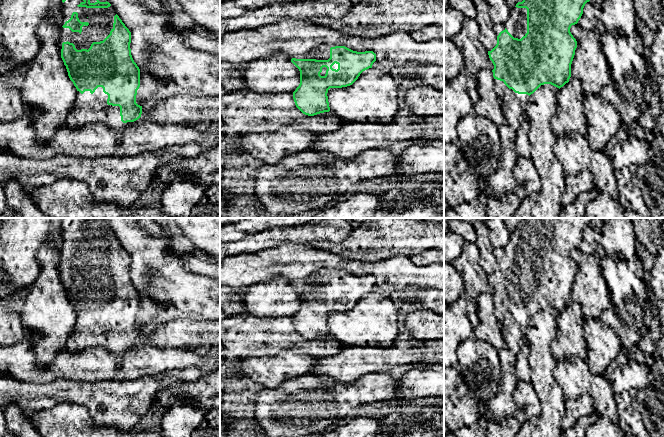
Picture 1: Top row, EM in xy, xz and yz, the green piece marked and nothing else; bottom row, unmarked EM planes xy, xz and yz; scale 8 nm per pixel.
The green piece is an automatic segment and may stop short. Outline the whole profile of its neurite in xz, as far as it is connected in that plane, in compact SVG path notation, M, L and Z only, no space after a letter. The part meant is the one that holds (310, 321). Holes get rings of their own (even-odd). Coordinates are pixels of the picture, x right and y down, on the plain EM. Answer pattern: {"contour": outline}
{"contour": "M326 268L292 282L291 286L300 295L300 308L293 316L296 331L308 340L329 336L328 314L352 309L363 295L372 292L375 285L376 278L373 275L357 276L345 270Z"}

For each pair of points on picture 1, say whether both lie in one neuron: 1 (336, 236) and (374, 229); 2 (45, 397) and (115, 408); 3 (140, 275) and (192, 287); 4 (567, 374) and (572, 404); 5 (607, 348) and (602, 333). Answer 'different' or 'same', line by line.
1: different
2: same
3: same
4: different
5: same

